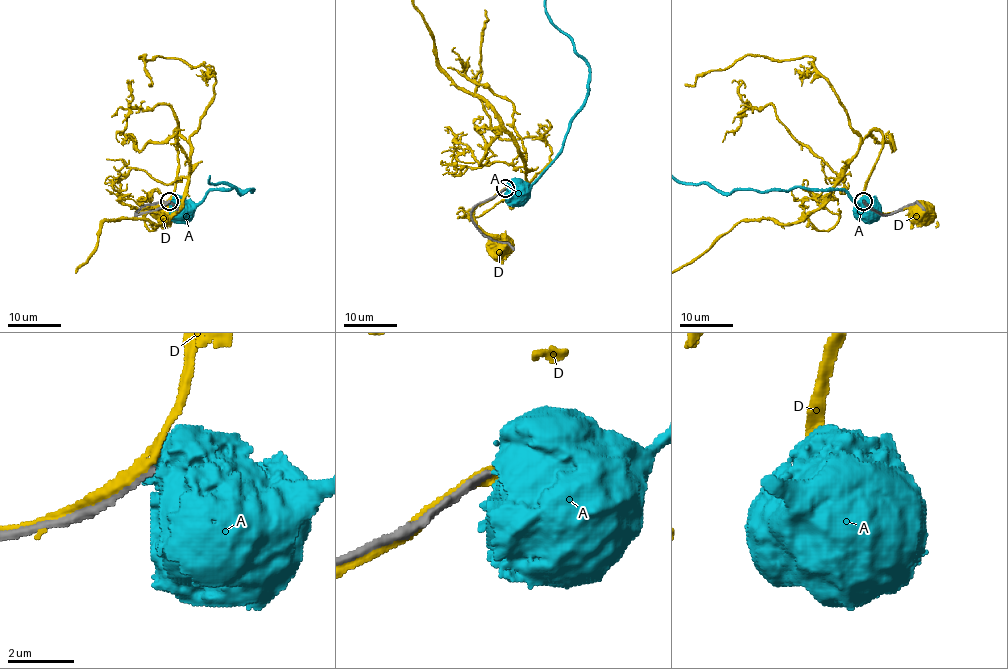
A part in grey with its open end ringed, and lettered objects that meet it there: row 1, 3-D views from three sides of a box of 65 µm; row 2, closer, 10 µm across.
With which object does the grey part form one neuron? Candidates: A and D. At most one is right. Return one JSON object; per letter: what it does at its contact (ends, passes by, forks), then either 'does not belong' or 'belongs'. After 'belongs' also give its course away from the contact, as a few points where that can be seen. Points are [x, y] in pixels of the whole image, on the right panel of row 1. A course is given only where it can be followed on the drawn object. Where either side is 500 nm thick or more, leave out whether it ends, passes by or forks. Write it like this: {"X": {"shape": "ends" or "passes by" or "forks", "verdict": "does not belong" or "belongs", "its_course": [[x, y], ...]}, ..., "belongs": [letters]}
{"A": {"verdict": "does not belong"}, "D": {"shape": "passes by", "verdict": "does not belong"}, "belongs": []}

